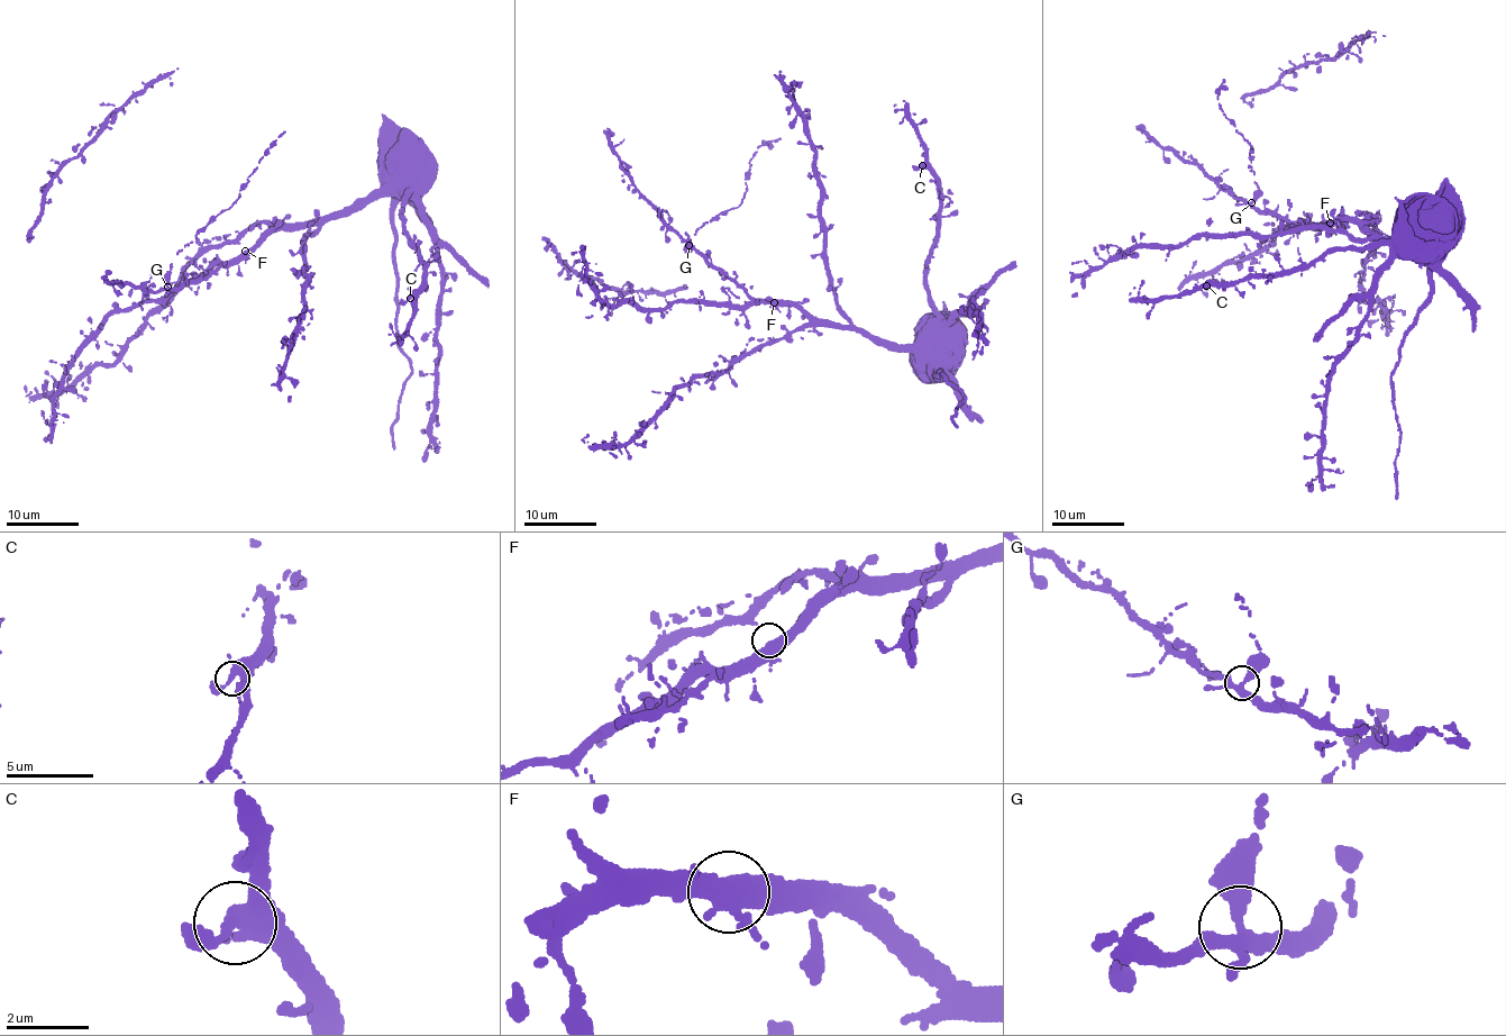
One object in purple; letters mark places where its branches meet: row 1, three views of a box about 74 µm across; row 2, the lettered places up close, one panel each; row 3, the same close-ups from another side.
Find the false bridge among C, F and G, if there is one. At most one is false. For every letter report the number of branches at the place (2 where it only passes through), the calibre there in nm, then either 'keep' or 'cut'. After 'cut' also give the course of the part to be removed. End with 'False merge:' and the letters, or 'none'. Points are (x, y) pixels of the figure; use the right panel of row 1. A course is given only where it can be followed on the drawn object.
C: branches 4; calibre 280 nm; keep
F: branches 4; calibre 360 nm; keep
G: branches 4; calibre 320 nm; cut; course (1250, 202), (1258, 190), (1250, 166), (1252, 146), (1225, 118), (1219, 106), (1219, 92), (1224, 79)
False merge: G

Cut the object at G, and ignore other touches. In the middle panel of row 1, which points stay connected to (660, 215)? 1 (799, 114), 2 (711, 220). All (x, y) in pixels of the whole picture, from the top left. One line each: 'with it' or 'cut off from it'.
1: with it
2: cut off from it

